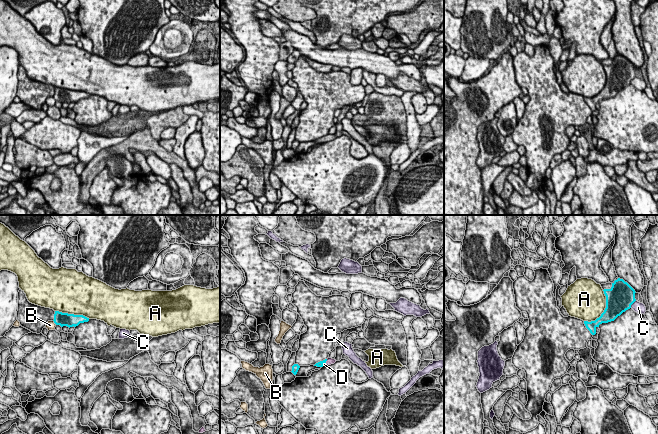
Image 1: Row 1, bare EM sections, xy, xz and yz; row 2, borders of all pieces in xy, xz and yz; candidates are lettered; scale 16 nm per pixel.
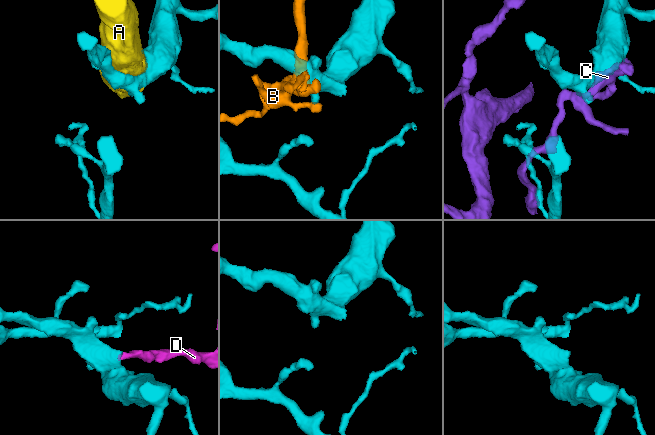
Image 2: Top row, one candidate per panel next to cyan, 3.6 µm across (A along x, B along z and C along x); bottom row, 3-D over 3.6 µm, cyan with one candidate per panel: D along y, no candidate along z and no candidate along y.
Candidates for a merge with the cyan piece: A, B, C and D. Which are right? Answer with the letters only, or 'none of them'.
D

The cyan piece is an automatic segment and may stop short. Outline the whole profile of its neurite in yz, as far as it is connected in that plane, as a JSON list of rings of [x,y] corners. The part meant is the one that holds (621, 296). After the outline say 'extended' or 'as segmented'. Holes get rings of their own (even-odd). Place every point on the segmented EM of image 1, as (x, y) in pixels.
[[[618,278],[612,283],[610,289],[604,289],[606,296],[606,308],[595,321],[584,321],[586,328],[592,335],[596,334],[596,328],[602,323],[614,321],[623,312],[631,308],[636,301],[635,290],[623,279]]]; as segmented

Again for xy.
[[[55,311],[53,321],[56,325],[60,325],[61,327],[67,326],[70,328],[73,326],[76,327],[80,323],[88,322],[89,318],[83,315],[74,315],[74,314],[68,314],[68,313]]]; as segmented

